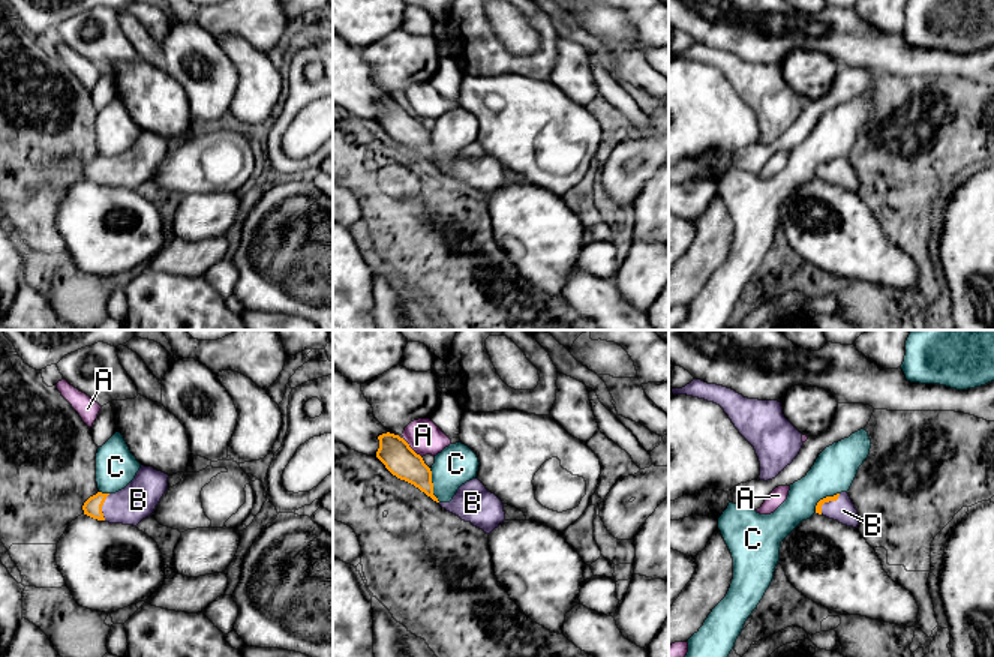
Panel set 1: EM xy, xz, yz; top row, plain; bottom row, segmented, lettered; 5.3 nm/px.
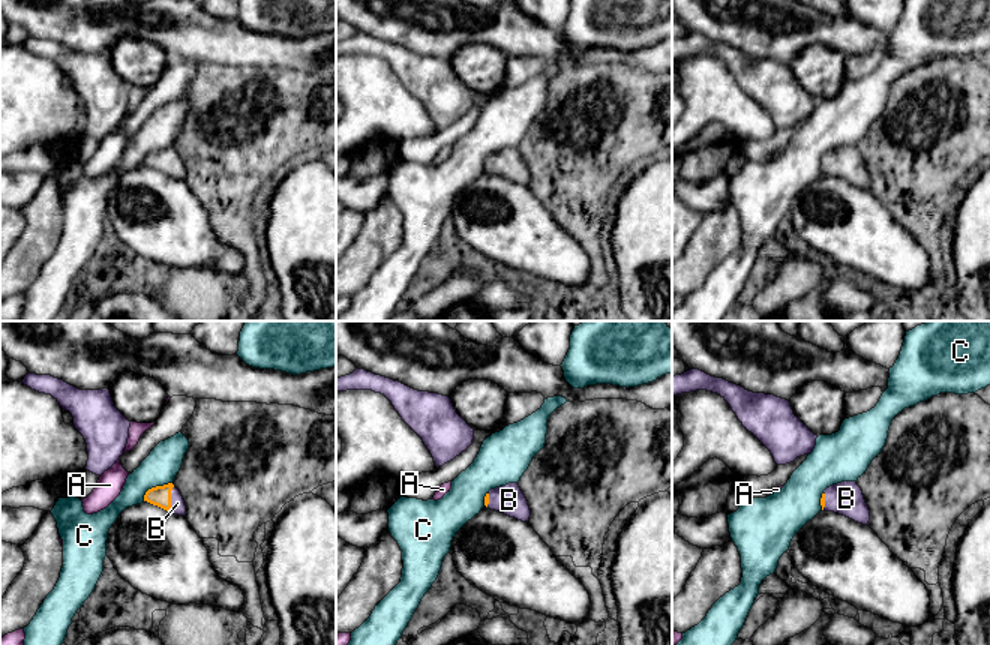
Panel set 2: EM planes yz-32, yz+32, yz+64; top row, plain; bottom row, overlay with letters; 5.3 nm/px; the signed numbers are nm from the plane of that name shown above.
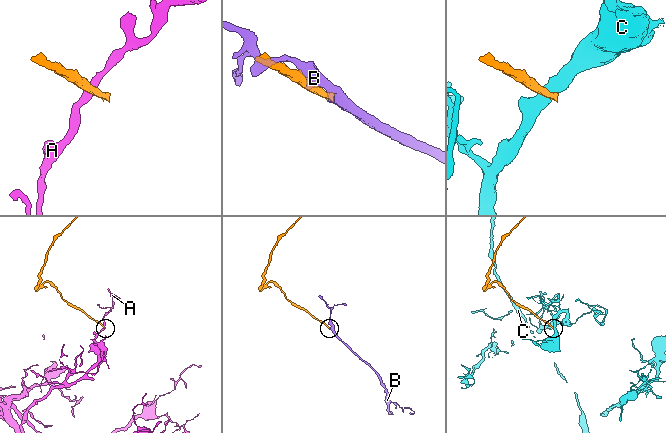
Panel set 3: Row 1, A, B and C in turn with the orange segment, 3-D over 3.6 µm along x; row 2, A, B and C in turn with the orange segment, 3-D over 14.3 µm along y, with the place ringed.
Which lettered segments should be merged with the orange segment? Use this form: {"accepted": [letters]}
{"accepted": ["B"]}

